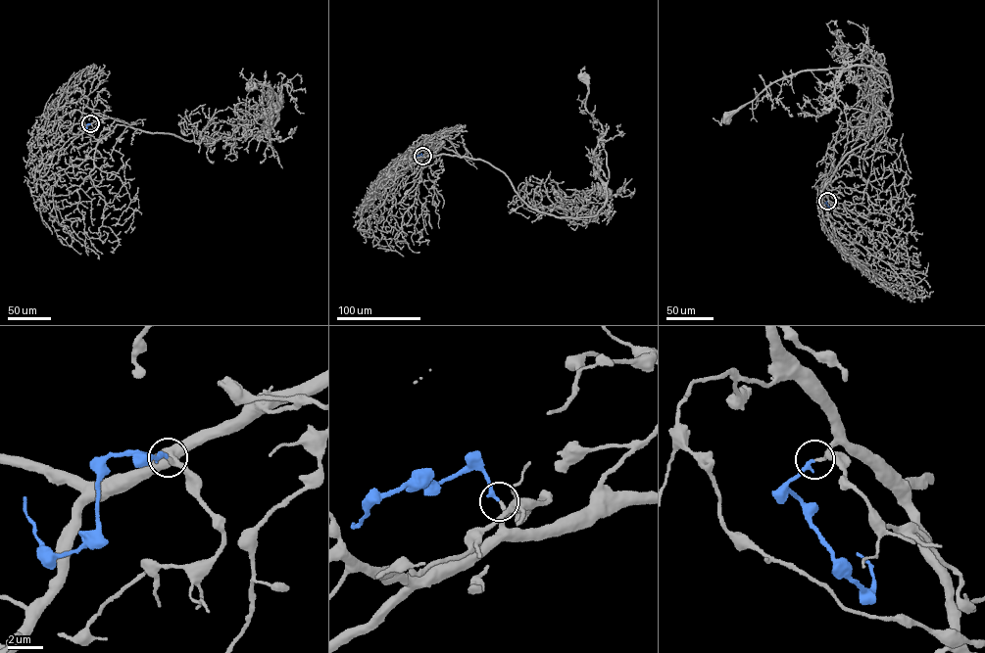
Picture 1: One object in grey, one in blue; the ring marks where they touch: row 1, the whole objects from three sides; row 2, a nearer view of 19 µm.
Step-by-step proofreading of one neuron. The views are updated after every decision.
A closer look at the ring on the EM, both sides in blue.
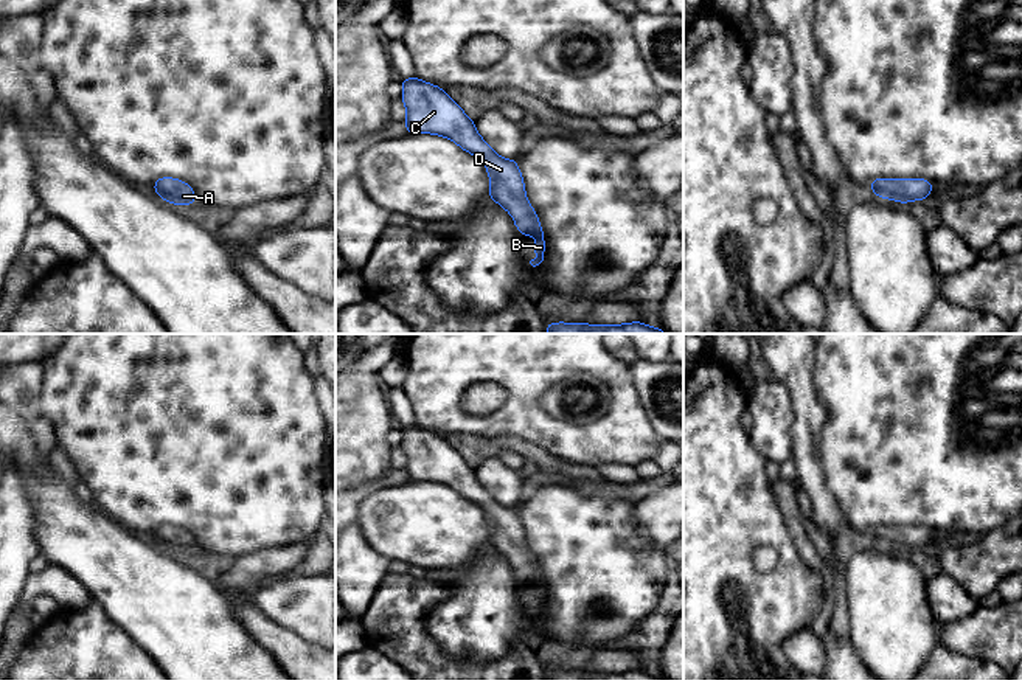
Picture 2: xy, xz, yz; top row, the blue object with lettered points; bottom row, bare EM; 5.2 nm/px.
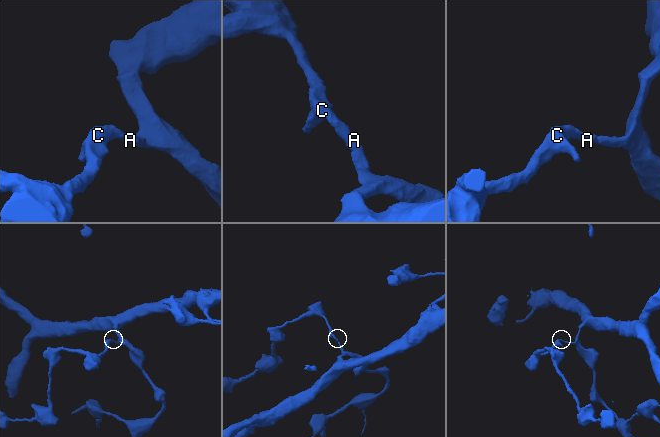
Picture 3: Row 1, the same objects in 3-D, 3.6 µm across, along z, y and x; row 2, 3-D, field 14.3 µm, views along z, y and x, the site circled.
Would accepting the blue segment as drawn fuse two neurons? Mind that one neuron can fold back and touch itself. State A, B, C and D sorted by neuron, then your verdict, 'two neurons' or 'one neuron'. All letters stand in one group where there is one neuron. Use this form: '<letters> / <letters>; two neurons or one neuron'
A B C D; one neuron

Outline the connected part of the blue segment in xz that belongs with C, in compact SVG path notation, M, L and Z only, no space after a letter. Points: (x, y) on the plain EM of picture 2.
M418 425L401 427L401 430L407 480L446 484L483 509L491 528L489 545L513 564L523 584L537 587L531 599L541 602L530 612L539 613L545 604L544 581L539 565L525 543L517 509L495 501L480 484L474 469L443 436Z

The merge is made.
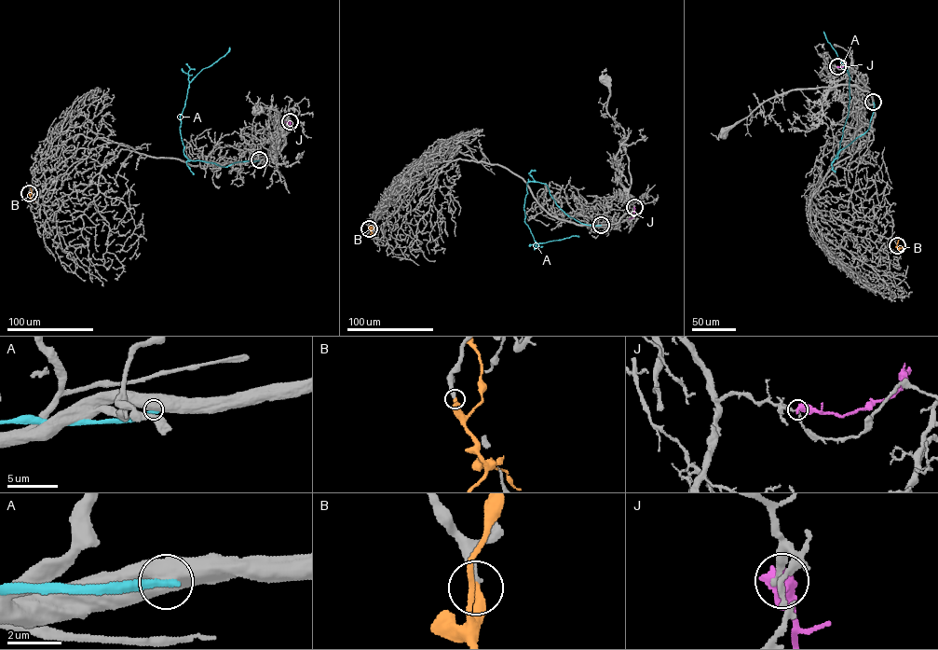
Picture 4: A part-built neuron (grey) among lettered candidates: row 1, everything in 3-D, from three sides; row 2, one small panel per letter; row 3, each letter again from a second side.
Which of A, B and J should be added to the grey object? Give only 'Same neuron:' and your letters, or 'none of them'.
Same neuron: B

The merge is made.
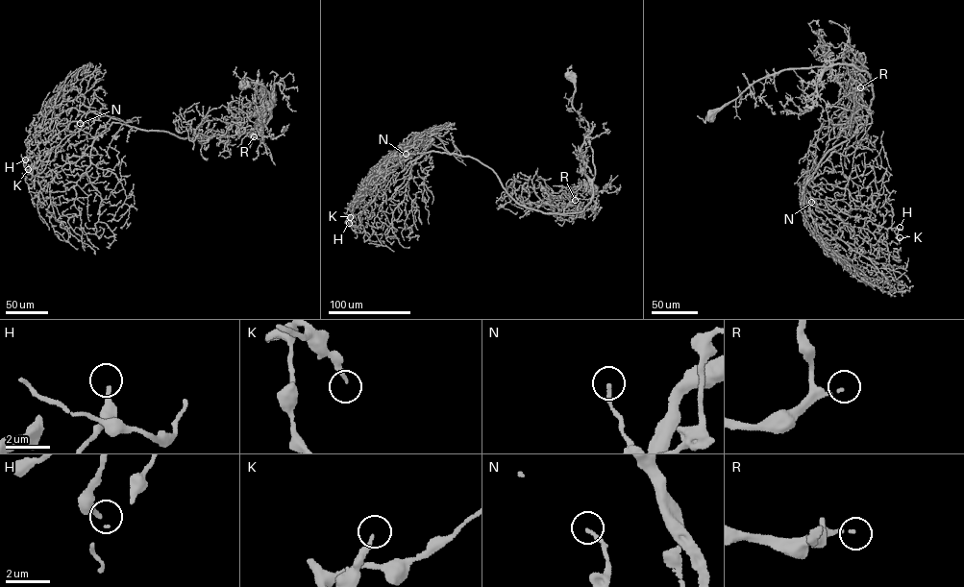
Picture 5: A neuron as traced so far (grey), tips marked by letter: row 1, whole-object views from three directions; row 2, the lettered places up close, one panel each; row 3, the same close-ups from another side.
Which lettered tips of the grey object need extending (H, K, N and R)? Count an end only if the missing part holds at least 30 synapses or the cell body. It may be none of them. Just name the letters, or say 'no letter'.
R

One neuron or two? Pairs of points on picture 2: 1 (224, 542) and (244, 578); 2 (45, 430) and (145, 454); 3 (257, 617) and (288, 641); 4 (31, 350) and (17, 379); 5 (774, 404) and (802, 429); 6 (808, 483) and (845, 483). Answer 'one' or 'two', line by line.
1: two
2: two
3: one
4: two
5: two
6: two

